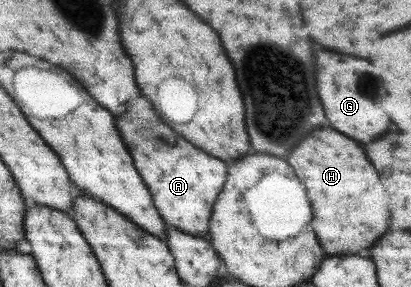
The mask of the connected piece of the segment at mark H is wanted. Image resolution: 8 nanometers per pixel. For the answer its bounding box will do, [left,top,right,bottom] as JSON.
[287,129,389,255]

